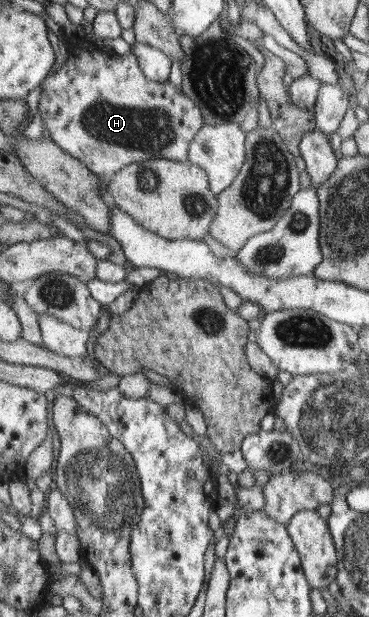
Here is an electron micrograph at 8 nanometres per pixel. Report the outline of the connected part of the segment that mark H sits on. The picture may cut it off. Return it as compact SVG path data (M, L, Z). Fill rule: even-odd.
M72 34L66 35L65 48L64 63L44 78L37 102L43 127L60 150L83 162L93 174L109 179L119 169L134 162L157 159L186 161L190 143L204 123L200 110L180 89L174 88L168 81L156 82L148 78L132 51L128 55L110 55L94 49L90 43L84 43L84 39L78 41L78 47L74 47Z

